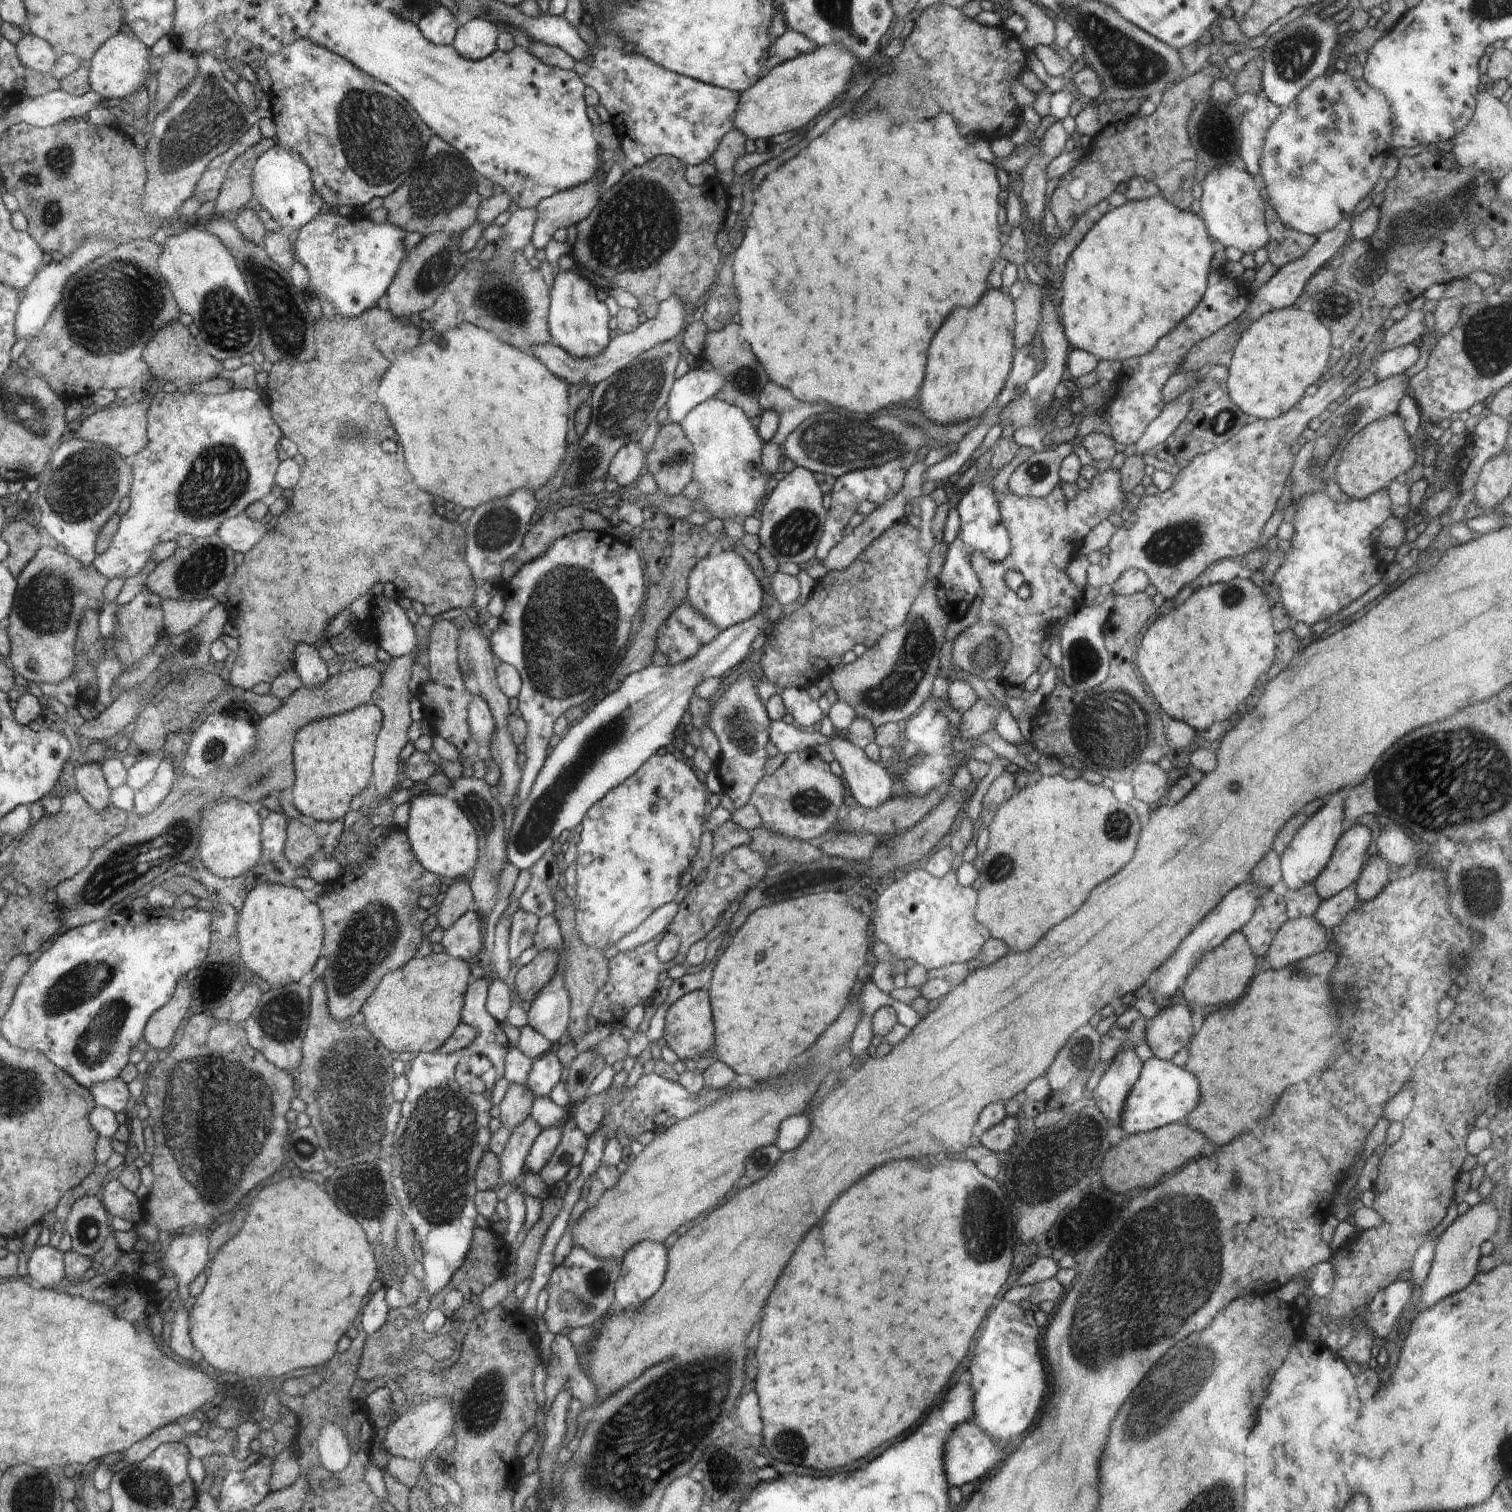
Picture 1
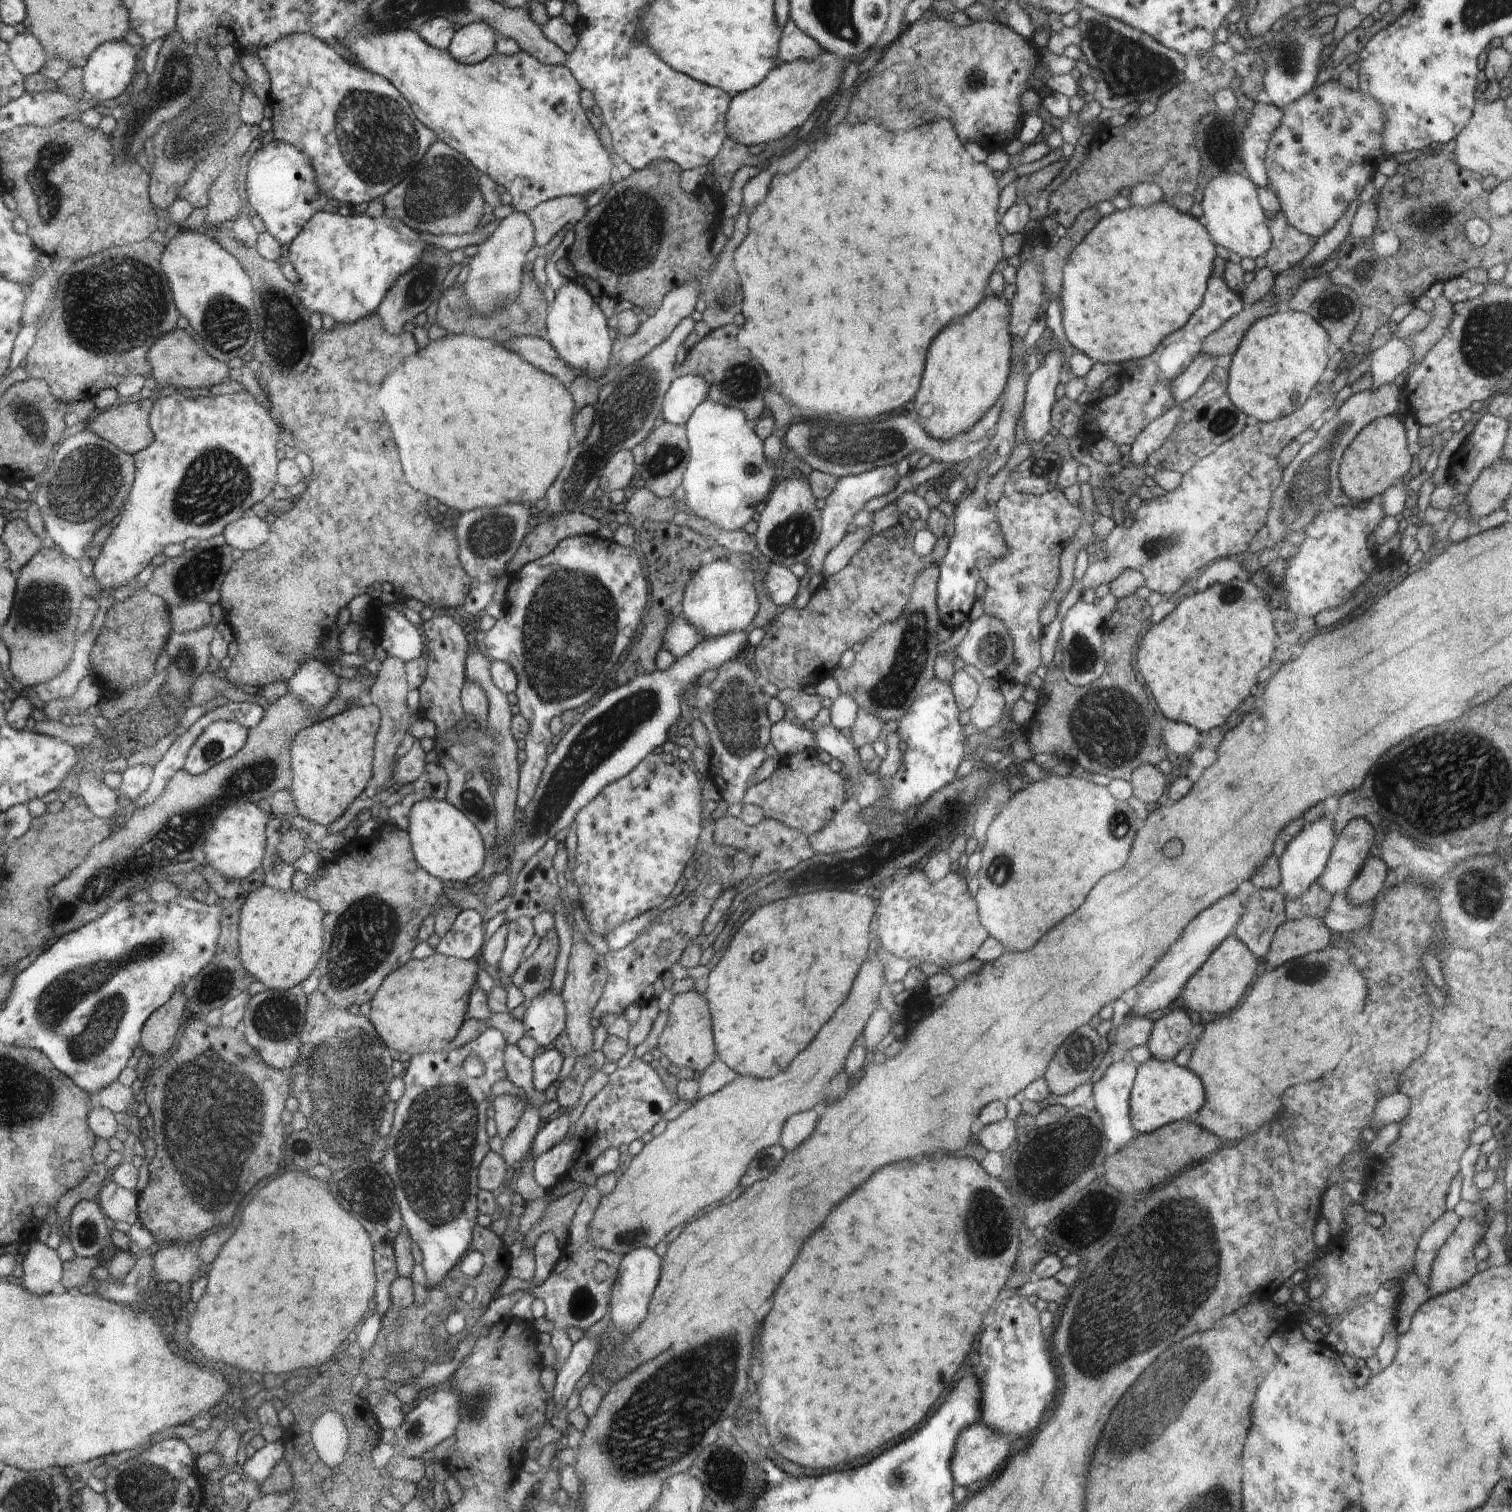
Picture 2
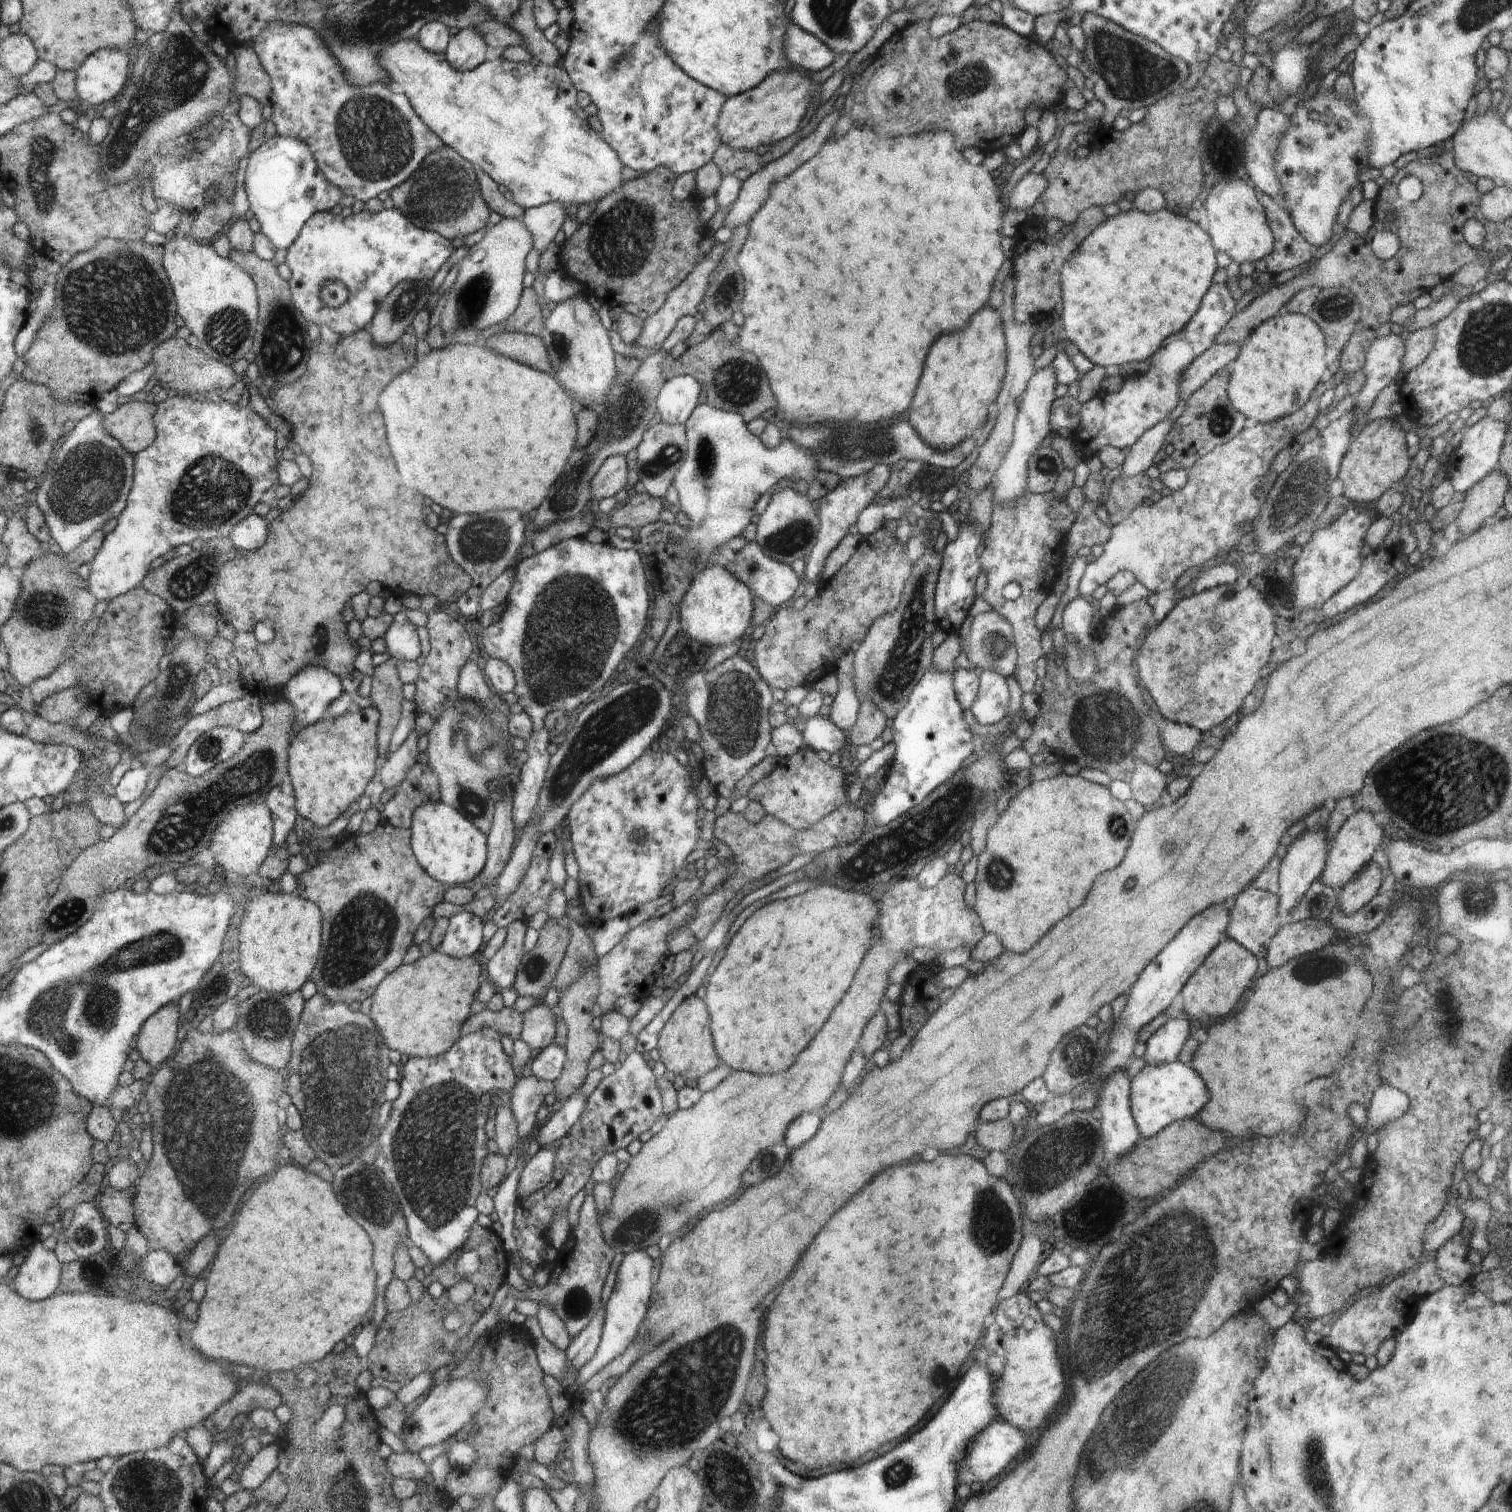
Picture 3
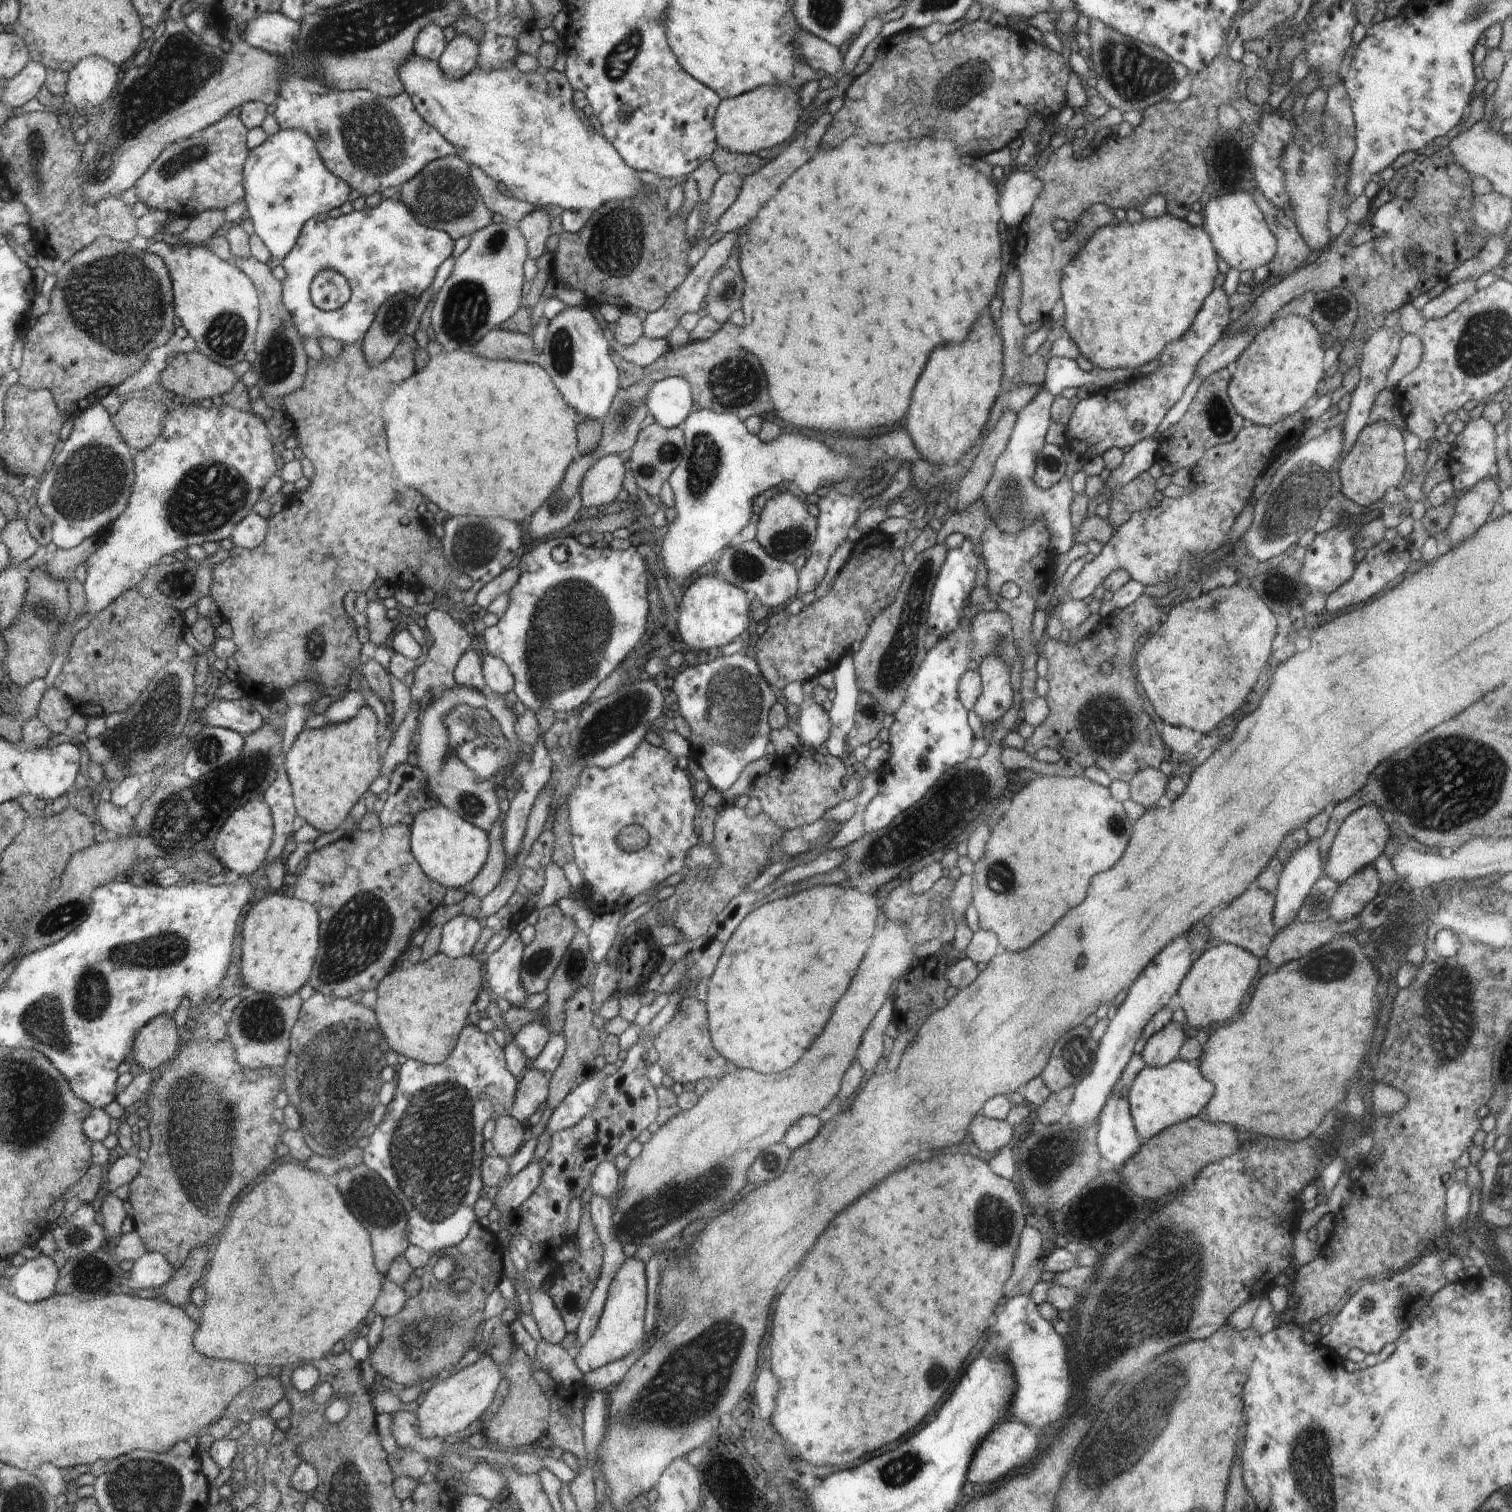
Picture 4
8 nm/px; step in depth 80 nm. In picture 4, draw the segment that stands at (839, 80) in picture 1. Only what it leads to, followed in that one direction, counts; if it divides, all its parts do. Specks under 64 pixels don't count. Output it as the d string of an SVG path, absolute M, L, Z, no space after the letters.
M790 83L761 86L729 99L722 99L717 108L713 128L716 130L718 147L735 153L757 153L764 148L782 145L798 128L803 108L798 104L798 94Z

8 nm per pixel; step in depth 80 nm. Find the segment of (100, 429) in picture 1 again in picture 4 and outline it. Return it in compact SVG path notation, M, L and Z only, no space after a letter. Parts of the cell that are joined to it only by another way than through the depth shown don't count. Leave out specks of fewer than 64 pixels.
M133 398L122 403L112 419L126 444L134 451L143 451L158 440L166 410L167 405L161 402Z

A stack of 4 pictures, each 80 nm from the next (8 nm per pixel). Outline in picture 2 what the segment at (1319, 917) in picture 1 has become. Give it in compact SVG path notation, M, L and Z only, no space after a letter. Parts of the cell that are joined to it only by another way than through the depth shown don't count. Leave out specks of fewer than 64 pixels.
M1339 892L1333 895L1322 920L1331 931L1345 935L1370 922L1374 903L1374 901L1368 901L1359 905L1352 904L1347 899L1346 892Z

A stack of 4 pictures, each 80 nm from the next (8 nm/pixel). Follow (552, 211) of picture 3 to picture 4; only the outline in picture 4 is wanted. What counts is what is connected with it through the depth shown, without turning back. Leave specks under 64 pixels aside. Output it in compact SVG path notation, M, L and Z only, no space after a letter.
M537 207L532 210L519 222L518 228L529 242L530 258L538 258L540 254L544 254L544 248L548 245L546 240L550 236L550 213Z

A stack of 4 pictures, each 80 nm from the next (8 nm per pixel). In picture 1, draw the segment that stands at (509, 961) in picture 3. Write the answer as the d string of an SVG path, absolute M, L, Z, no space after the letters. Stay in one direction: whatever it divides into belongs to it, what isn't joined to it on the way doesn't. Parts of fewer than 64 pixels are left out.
M518 909L511 916L511 929L509 932L509 958L511 962L522 952L533 946L533 936L537 932L540 922L534 913Z

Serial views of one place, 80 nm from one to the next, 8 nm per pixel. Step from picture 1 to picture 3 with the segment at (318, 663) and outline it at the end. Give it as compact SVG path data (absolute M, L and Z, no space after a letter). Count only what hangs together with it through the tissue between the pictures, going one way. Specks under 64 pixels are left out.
M310 665L298 671L289 680L281 694L292 704L295 710L294 724L292 724L292 737L302 728L318 722L324 718L325 711L330 703L343 693L341 680L335 677L326 667Z

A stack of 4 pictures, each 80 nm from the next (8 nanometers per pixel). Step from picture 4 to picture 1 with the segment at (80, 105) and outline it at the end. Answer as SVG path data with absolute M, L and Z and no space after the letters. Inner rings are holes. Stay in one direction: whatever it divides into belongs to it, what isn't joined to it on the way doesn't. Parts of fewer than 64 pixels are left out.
M118 33L109 39L88 61L91 90L108 99L122 99L139 90L151 76L157 62L151 55L151 47L144 44L136 35ZM102 50L102 52L100 52Z

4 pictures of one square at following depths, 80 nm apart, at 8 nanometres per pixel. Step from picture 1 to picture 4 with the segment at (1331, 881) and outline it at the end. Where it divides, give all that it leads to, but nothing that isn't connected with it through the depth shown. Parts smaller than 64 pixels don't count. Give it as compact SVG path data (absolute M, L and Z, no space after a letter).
M1375 804L1364 805L1352 812L1350 816L1346 817L1346 820L1342 821L1326 854L1324 876L1340 884L1365 866L1372 865L1378 855L1382 854L1389 838L1392 837L1390 828L1392 826L1386 824L1386 820L1384 820L1384 812Z

